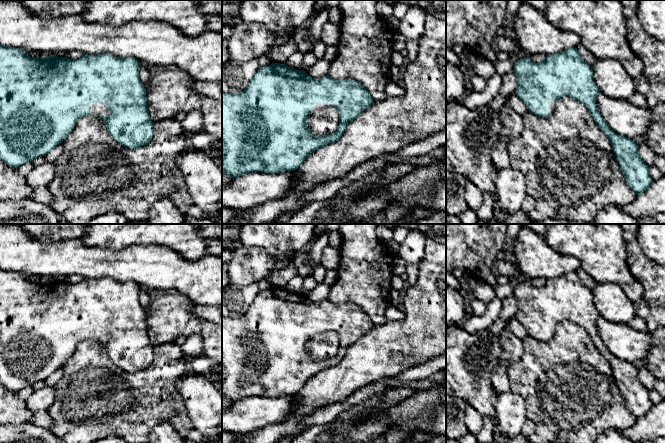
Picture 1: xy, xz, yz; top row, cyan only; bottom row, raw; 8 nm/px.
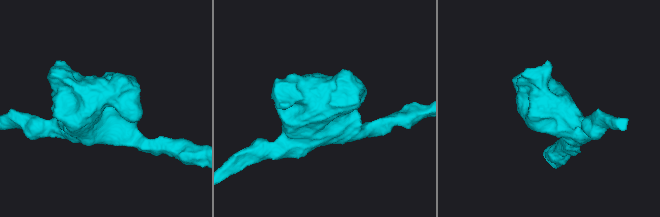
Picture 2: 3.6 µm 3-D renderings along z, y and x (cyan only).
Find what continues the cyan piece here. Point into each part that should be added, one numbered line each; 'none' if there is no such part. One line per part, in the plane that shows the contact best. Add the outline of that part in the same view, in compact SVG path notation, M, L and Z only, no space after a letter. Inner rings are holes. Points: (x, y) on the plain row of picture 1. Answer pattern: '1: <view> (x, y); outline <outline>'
1: xy (101, 333); outline M91 327L90 336L93 339L101 339L103 342L109 339L109 333L106 327Z

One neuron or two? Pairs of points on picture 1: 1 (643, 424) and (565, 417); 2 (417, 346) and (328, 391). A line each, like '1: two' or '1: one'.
1: two
2: one

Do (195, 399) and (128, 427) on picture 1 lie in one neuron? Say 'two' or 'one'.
two

